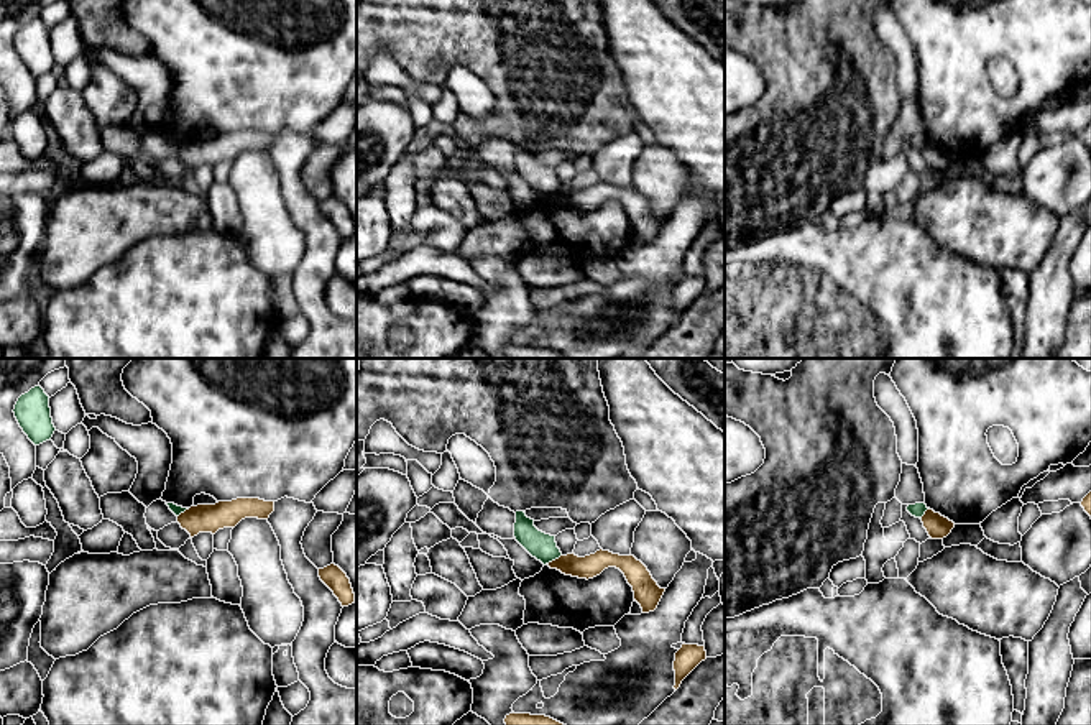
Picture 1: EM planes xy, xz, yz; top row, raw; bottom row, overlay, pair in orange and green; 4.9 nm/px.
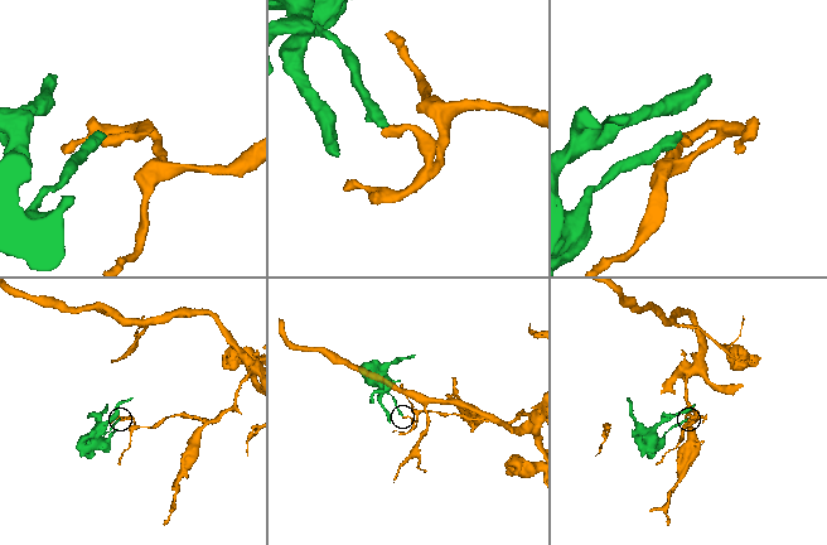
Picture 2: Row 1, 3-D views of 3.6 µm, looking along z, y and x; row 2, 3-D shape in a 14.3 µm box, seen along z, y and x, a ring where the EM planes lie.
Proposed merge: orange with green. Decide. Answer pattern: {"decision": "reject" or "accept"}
{"decision": "reject"}

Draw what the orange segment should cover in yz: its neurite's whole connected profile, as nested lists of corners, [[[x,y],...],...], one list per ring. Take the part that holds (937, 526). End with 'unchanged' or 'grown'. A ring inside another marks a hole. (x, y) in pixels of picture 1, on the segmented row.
[[[930,508],[922,516],[922,523],[923,523],[923,528],[927,529],[928,536],[932,539],[943,539],[955,528],[955,523],[953,521],[950,521],[945,516],[941,516],[940,513],[935,513]]]; unchanged

